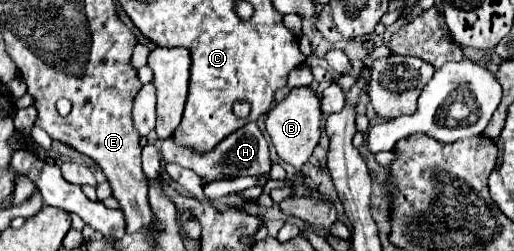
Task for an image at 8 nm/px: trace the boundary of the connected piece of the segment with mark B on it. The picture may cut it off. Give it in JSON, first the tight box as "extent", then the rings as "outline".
{"extent":[266,87,322,169],"outline":[[[296,87],[288,93],[286,99],[276,103],[266,117],[266,133],[272,139],[272,145],[276,147],[276,153],[280,159],[290,163],[292,167],[300,169],[312,155],[314,147],[320,141],[320,123],[322,123],[322,111],[320,111],[320,101],[314,95],[310,87]]]}

